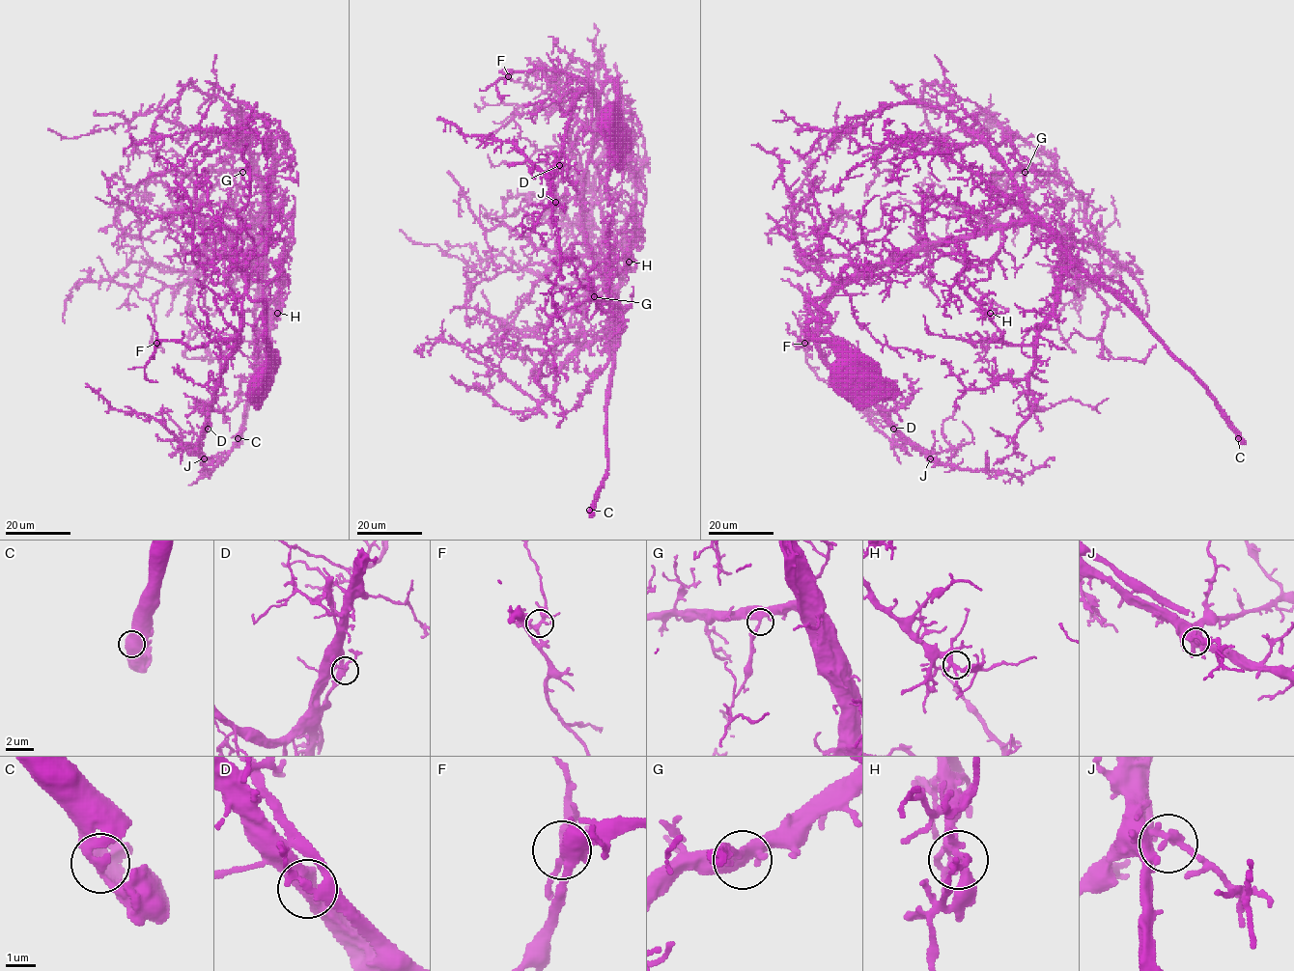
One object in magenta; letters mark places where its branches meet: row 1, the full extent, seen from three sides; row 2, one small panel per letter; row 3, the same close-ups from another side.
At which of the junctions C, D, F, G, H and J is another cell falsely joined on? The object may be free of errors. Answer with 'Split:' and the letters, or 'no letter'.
Split: no letter

